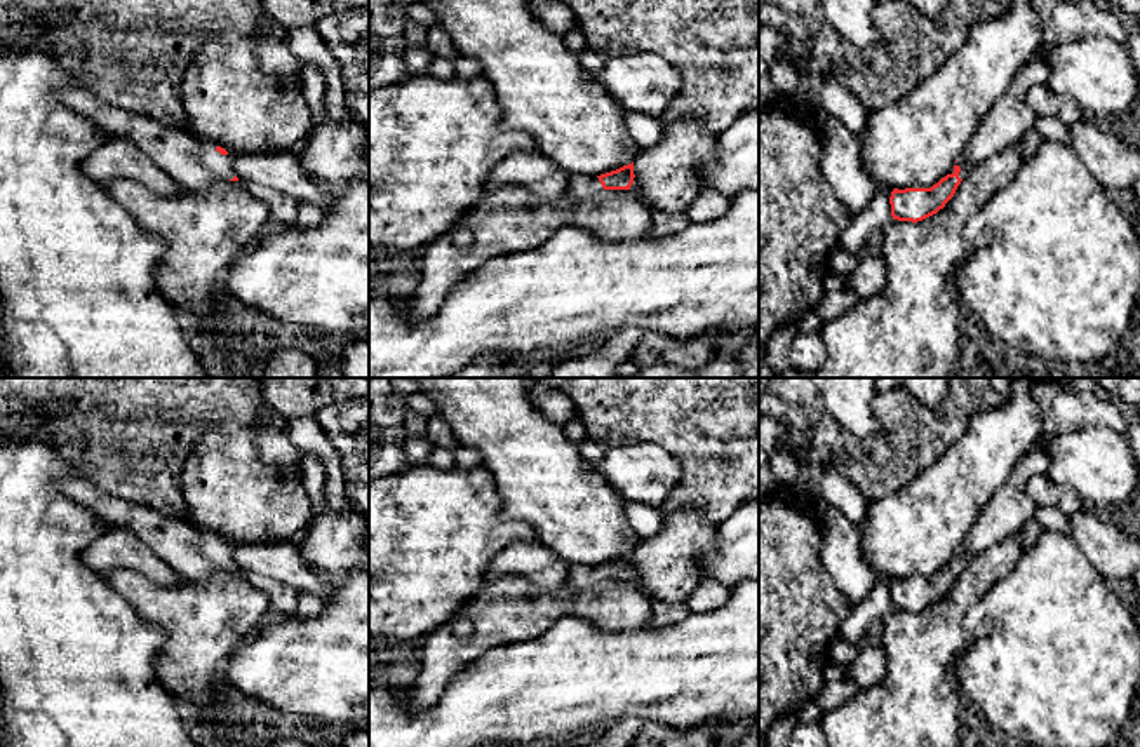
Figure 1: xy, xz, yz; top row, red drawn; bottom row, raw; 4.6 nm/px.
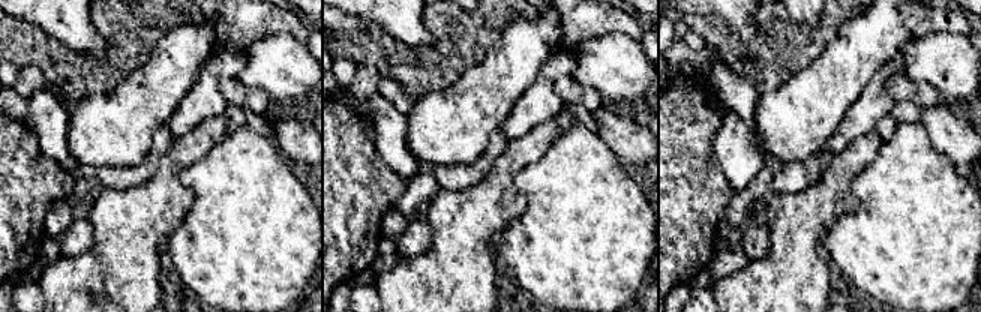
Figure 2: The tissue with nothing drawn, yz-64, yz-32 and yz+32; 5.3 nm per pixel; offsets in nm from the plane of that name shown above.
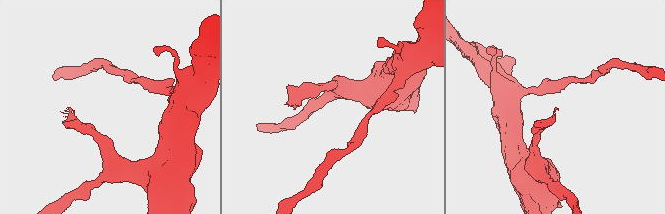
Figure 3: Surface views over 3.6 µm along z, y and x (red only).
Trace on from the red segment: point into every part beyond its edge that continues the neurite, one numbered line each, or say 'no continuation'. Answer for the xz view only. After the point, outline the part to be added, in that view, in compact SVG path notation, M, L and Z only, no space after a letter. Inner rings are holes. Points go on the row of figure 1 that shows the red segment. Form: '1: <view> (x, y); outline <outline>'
1: xz (578, 185); outline M571 176L567 181L567 197L590 197L602 192L602 185L597 176Z

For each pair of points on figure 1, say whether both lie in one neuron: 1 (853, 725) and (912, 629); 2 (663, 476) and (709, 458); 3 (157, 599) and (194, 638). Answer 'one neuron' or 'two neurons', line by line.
1: one neuron
2: two neurons
3: one neuron

